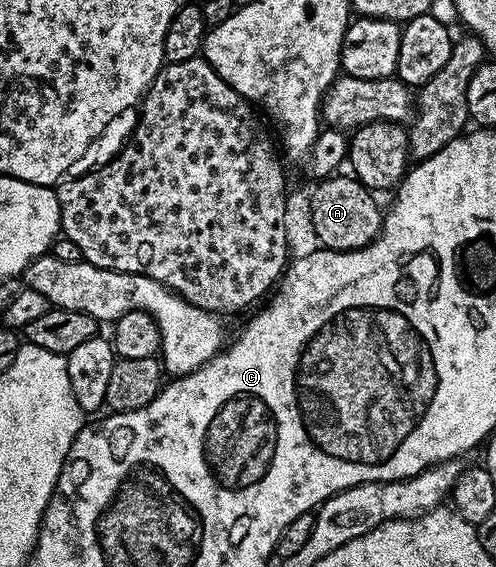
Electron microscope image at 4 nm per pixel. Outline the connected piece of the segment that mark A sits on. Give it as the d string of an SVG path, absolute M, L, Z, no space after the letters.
M336 174L329 176L325 180L320 180L314 185L311 192L311 228L315 231L315 236L320 240L323 248L332 248L335 252L352 252L358 248L369 246L377 237L379 231L383 229L384 209L379 209L379 204L374 200L372 189L364 186L360 180L356 180L354 175Z

